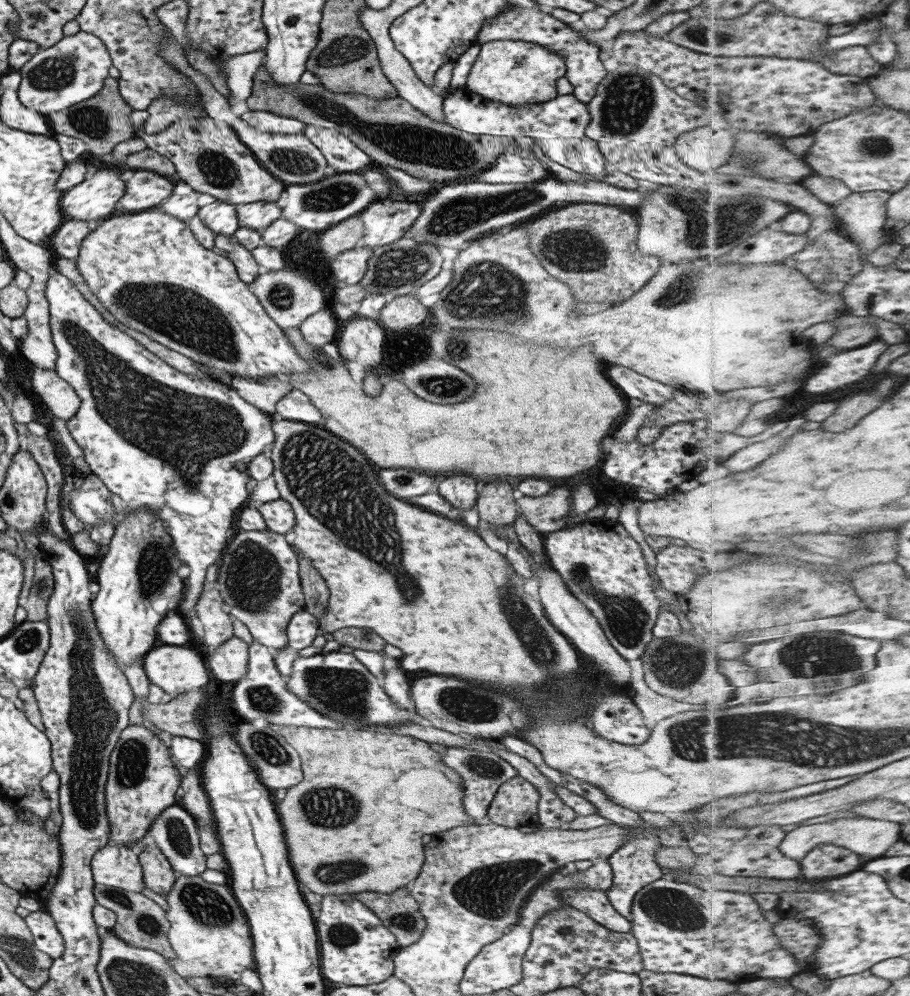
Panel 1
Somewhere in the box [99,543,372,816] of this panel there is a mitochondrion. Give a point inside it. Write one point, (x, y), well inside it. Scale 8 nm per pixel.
(131, 762)

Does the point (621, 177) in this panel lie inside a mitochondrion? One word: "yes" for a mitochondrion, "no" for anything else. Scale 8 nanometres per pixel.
no

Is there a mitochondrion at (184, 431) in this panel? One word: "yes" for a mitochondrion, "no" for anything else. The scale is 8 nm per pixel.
yes

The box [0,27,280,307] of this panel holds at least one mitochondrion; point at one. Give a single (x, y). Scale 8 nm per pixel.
(53, 74)

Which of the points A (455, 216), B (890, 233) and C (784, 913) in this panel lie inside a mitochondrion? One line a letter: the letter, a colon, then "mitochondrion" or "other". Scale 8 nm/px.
A: mitochondrion
B: other
C: other

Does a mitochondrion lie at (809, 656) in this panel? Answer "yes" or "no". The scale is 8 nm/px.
yes

